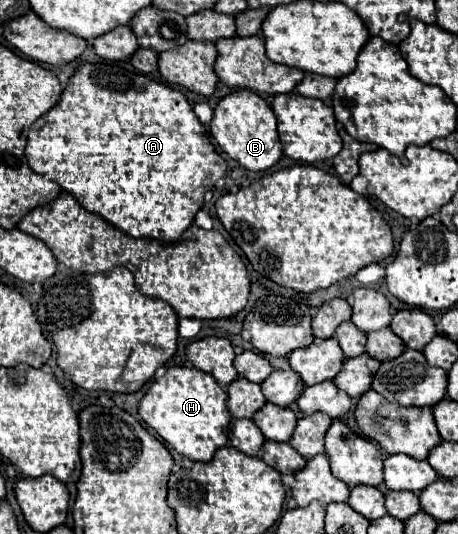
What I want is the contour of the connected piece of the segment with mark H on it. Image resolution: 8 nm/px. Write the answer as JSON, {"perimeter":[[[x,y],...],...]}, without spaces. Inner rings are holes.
{"perimeter":[[[175,365],[147,389],[139,403],[139,415],[179,455],[189,457],[191,461],[209,461],[213,453],[227,443],[231,413],[225,399],[225,389],[211,373]]]}

